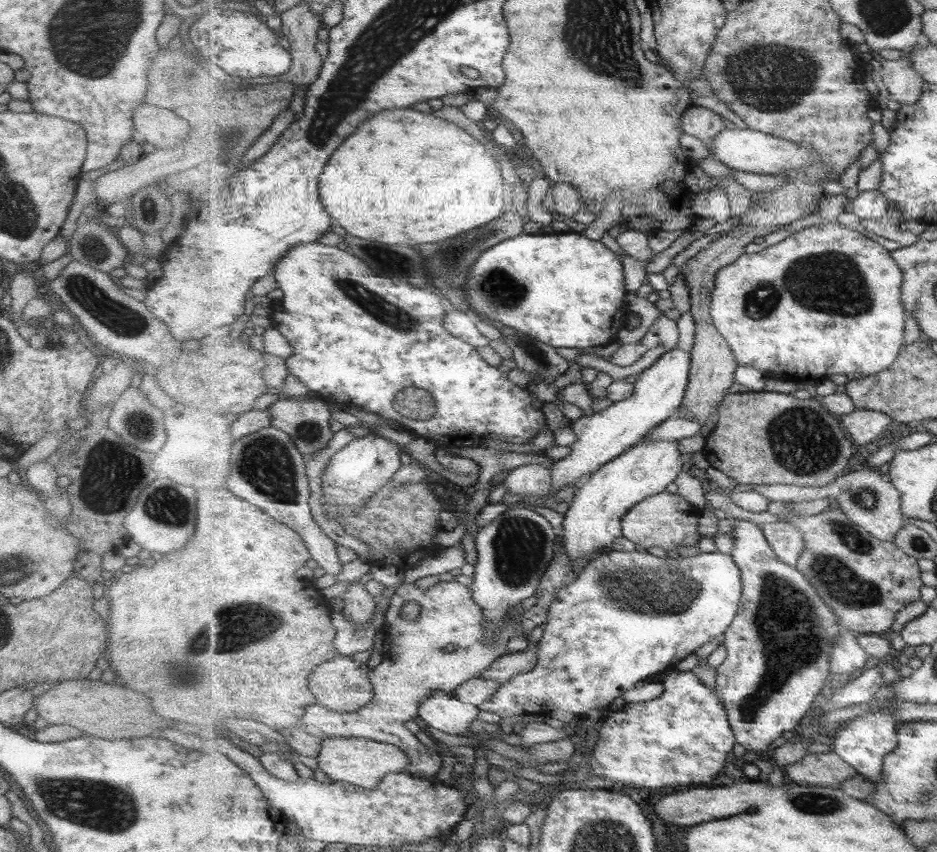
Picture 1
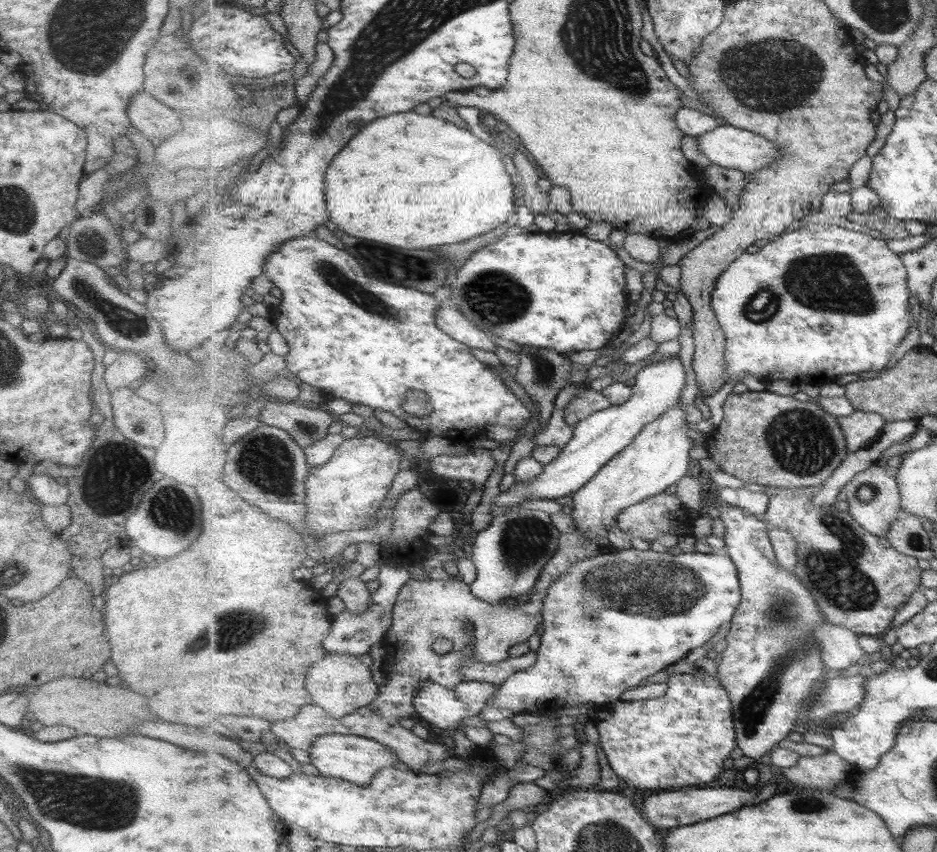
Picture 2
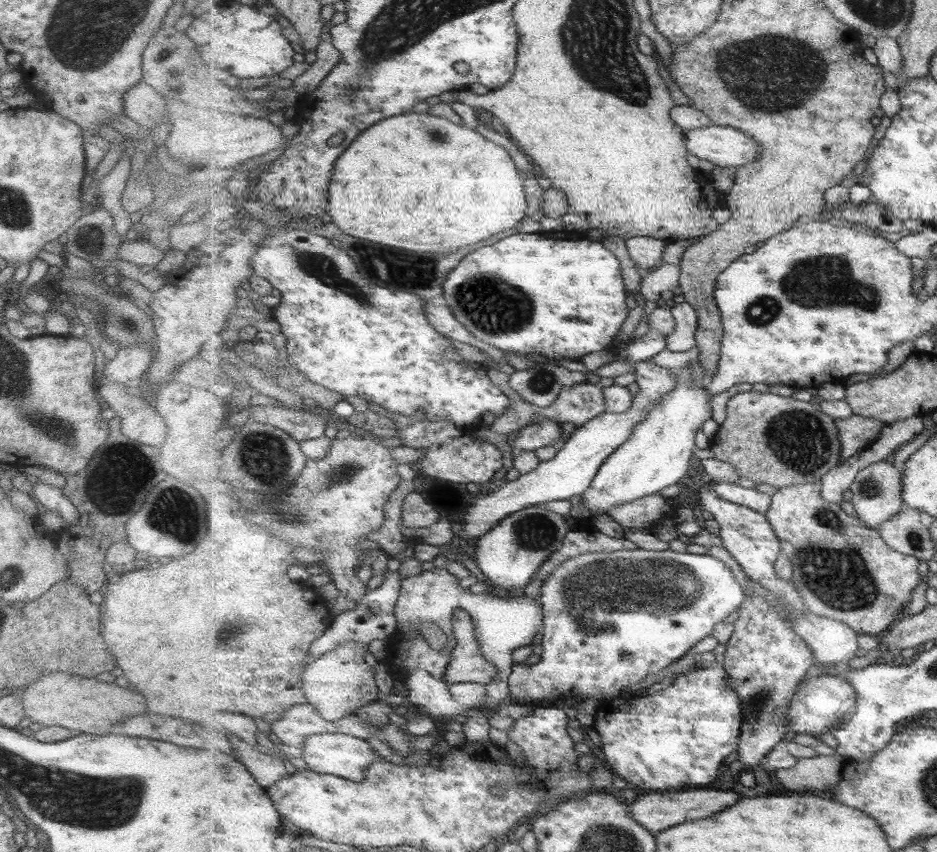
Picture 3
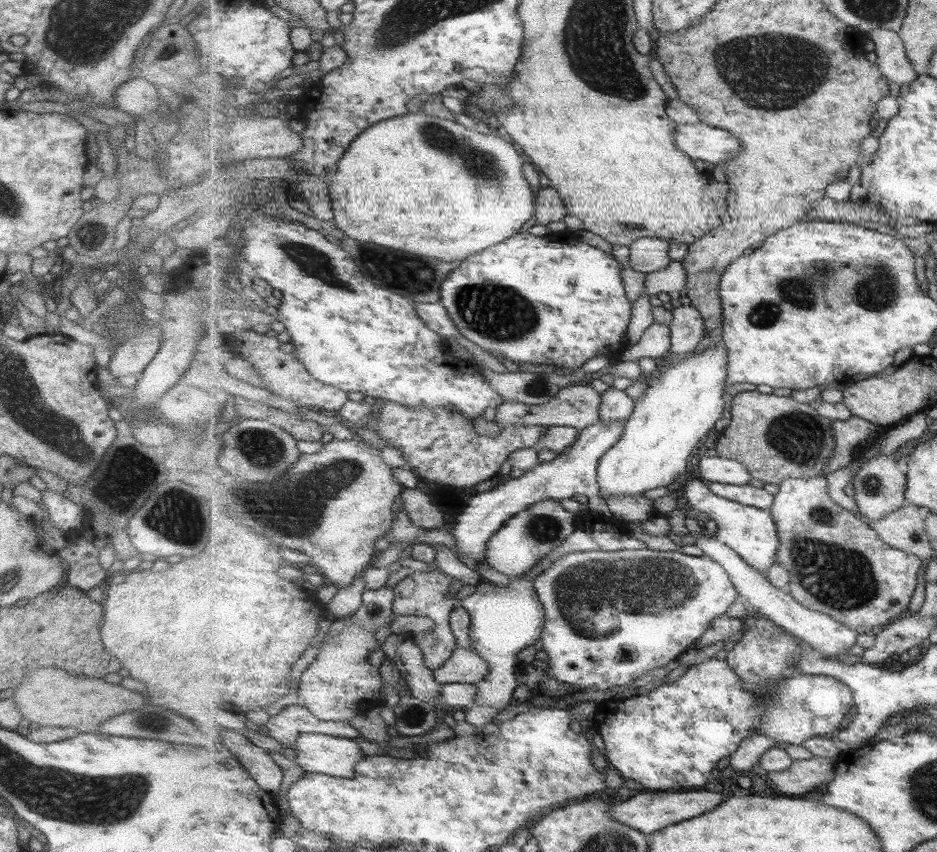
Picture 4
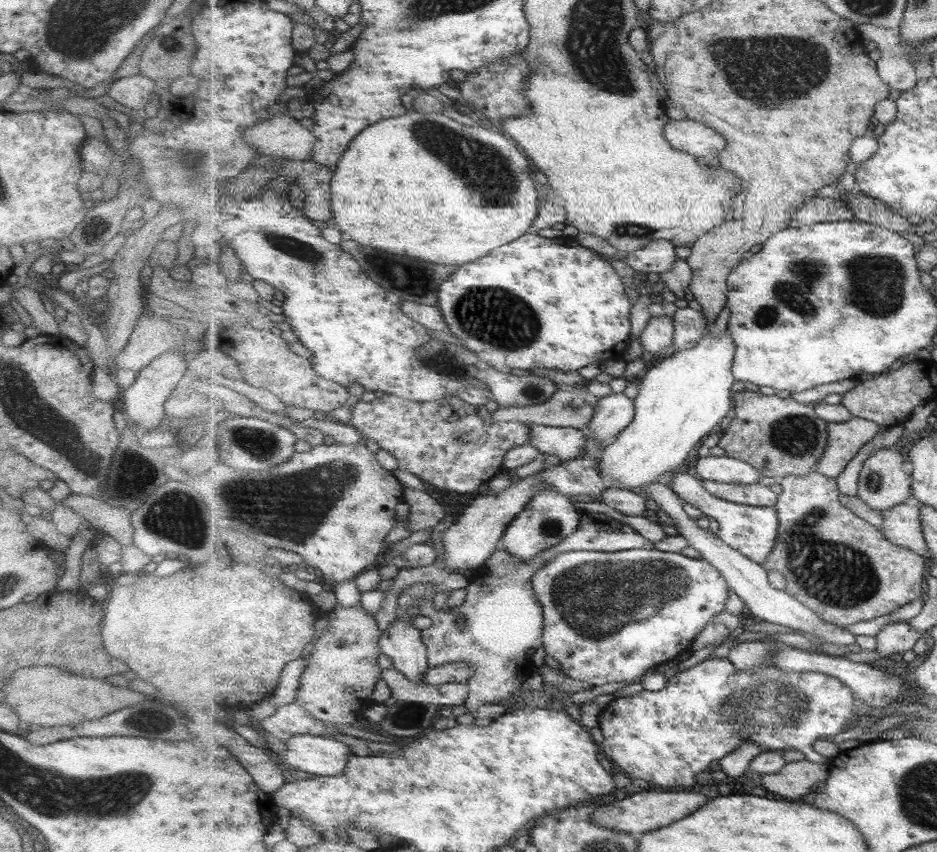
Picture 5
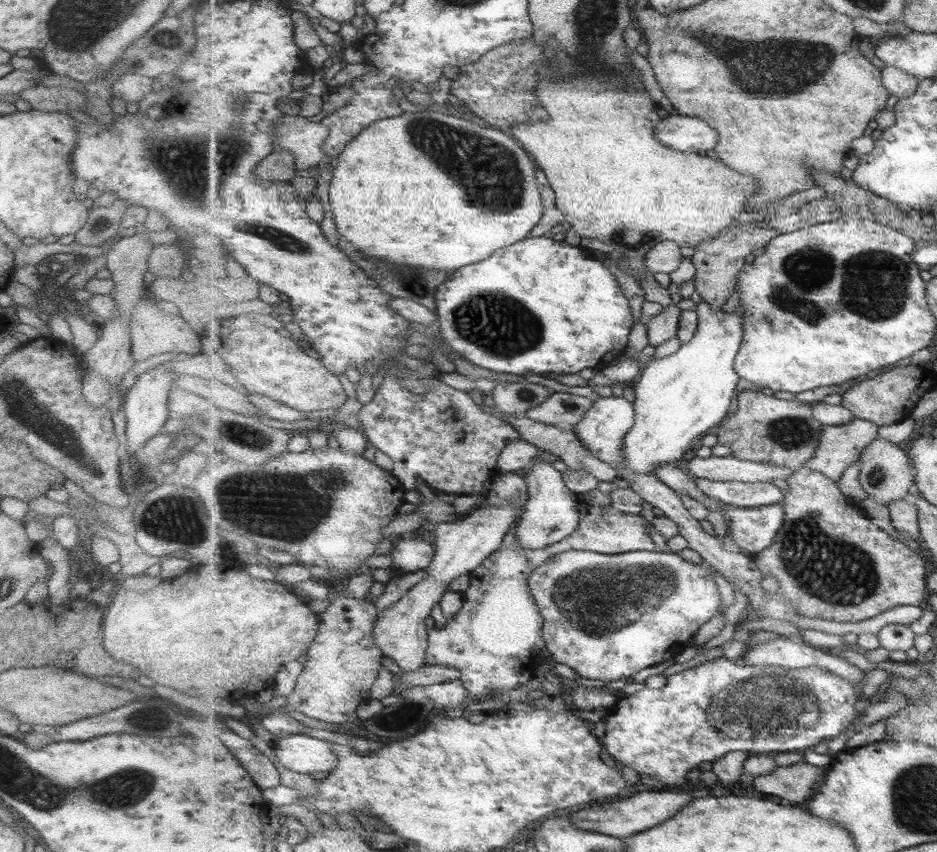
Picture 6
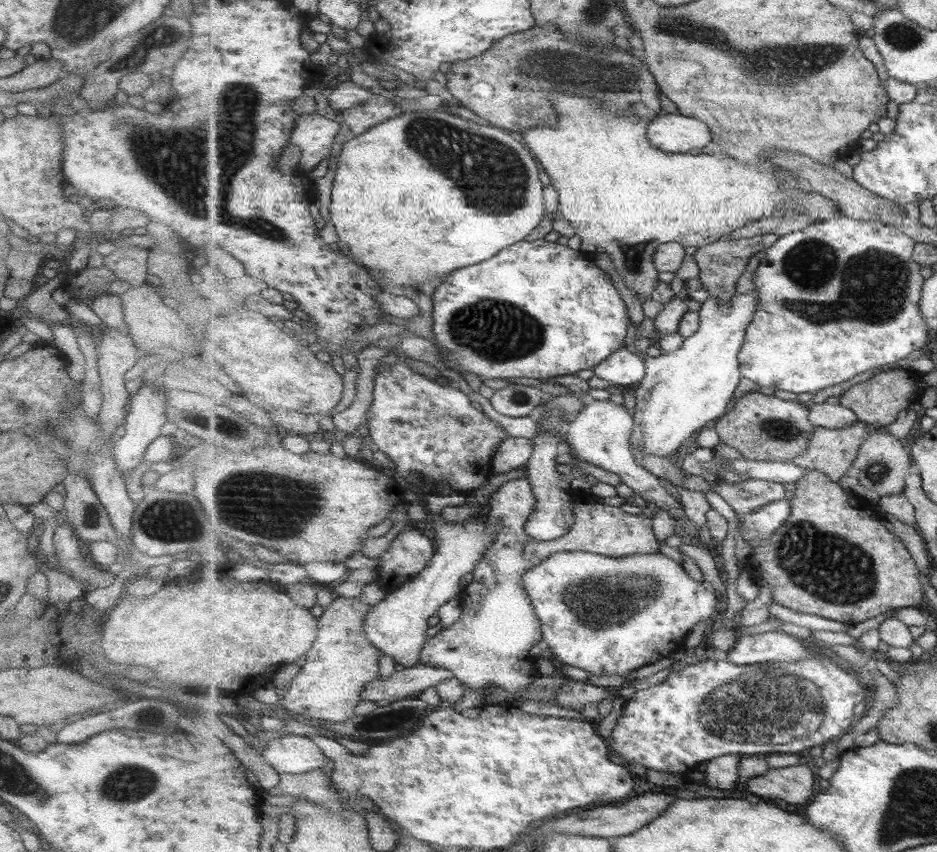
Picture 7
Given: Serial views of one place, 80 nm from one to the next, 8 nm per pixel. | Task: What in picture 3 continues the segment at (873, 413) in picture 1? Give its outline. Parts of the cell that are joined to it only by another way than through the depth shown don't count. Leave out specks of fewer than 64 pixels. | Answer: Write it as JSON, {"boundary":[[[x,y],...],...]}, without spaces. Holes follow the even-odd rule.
{"boundary":[[[859,415],[837,419],[836,424],[842,438],[842,462],[867,450],[882,433],[885,425],[877,418]]]}

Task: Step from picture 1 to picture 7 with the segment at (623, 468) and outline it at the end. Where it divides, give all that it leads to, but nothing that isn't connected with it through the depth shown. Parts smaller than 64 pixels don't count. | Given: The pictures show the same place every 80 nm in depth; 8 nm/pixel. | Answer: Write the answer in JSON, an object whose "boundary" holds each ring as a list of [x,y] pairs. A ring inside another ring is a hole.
{"boundary":[[[755,292],[736,296],[727,304],[720,304],[719,299],[709,295],[698,312],[699,331],[685,340],[683,348],[671,354],[661,353],[654,358],[646,356],[646,376],[635,390],[635,428],[631,437],[636,461],[640,465],[650,454],[674,459],[674,454],[689,438],[698,436],[727,415],[734,402],[735,390],[743,378],[739,354],[746,341],[747,328],[755,318],[757,306],[759,295],[755,295]]]}

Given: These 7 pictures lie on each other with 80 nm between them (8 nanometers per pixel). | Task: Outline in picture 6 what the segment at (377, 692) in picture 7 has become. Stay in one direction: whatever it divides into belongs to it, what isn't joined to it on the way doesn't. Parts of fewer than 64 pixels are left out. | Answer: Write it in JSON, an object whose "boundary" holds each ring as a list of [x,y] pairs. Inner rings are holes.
{"boundary":[[[426,664],[415,672],[404,672],[401,670],[402,678],[395,682],[391,694],[399,695],[399,689],[403,690],[412,686],[431,686],[437,683],[446,683],[451,680],[461,679],[460,670],[441,665]]]}

